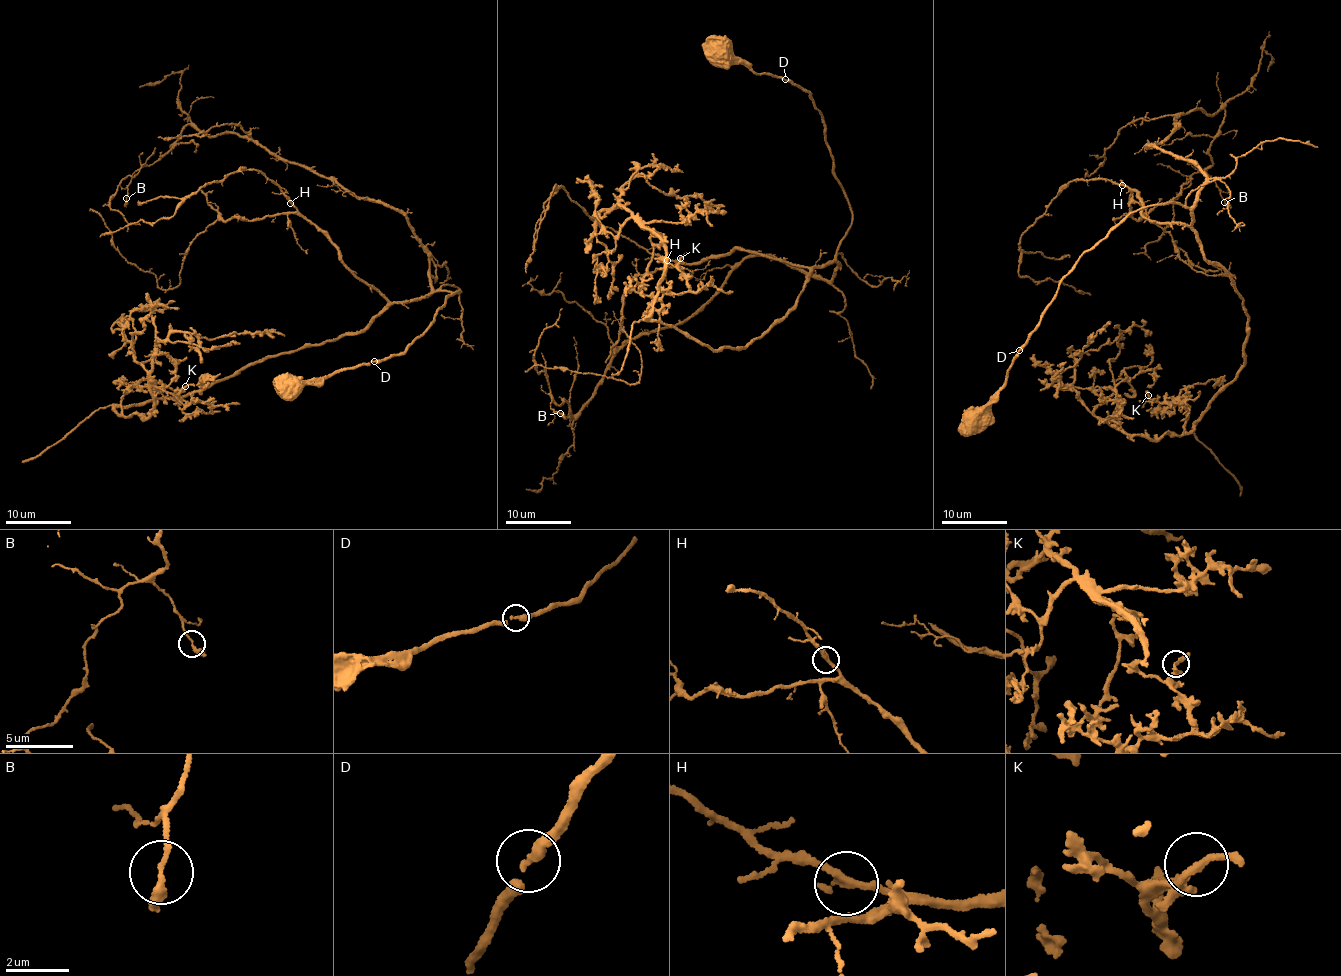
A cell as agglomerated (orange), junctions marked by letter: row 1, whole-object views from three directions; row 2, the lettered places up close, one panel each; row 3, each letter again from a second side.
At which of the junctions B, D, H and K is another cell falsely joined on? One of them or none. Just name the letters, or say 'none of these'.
none of these

